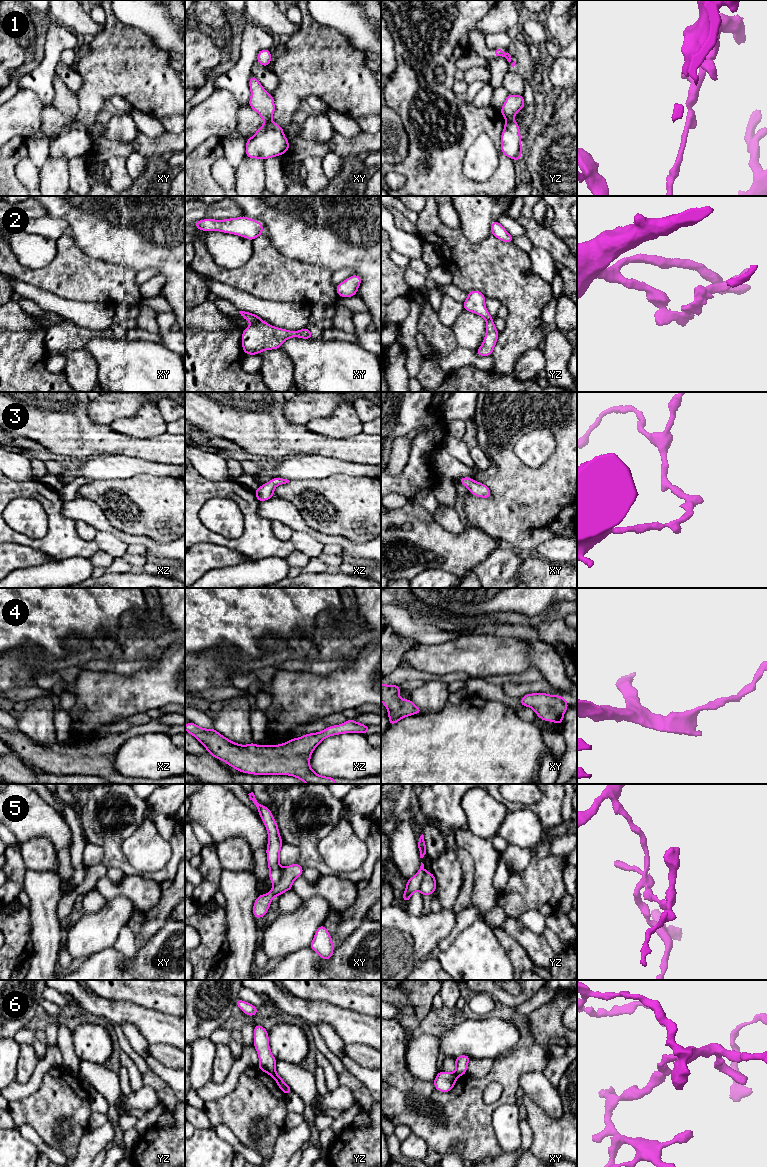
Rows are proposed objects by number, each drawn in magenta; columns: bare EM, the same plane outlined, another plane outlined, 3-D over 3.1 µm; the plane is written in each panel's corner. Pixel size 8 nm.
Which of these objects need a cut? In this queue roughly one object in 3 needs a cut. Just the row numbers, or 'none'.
1, 2, 5, 6

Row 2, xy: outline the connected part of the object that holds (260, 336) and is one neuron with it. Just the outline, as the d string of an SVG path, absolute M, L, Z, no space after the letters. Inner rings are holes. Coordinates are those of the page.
M261 320L243 330L242 348L244 354L257 355L264 350L281 348L285 340L293 337L312 339L312 332L307 327L293 332Z

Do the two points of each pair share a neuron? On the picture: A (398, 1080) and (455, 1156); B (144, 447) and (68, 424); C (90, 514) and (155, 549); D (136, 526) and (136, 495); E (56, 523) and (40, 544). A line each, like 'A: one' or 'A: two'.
A: two
B: one
C: one
D: one
E: one

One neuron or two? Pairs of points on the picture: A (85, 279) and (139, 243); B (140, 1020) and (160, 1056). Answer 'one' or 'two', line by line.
A: two
B: two

